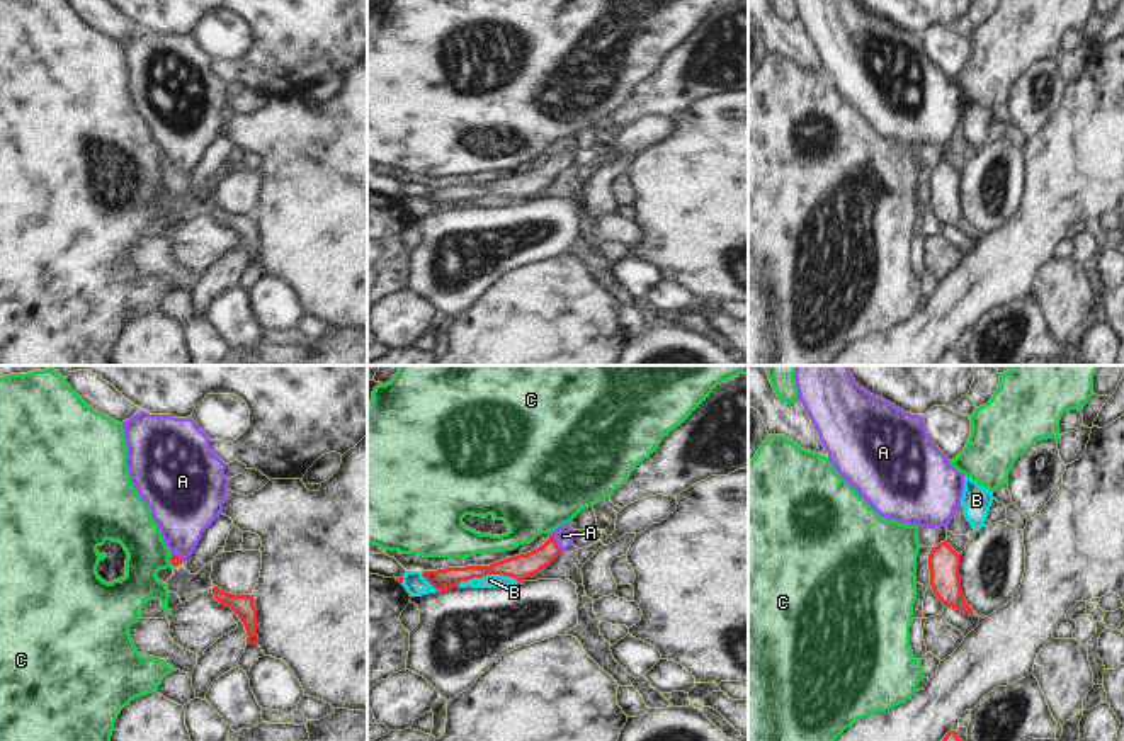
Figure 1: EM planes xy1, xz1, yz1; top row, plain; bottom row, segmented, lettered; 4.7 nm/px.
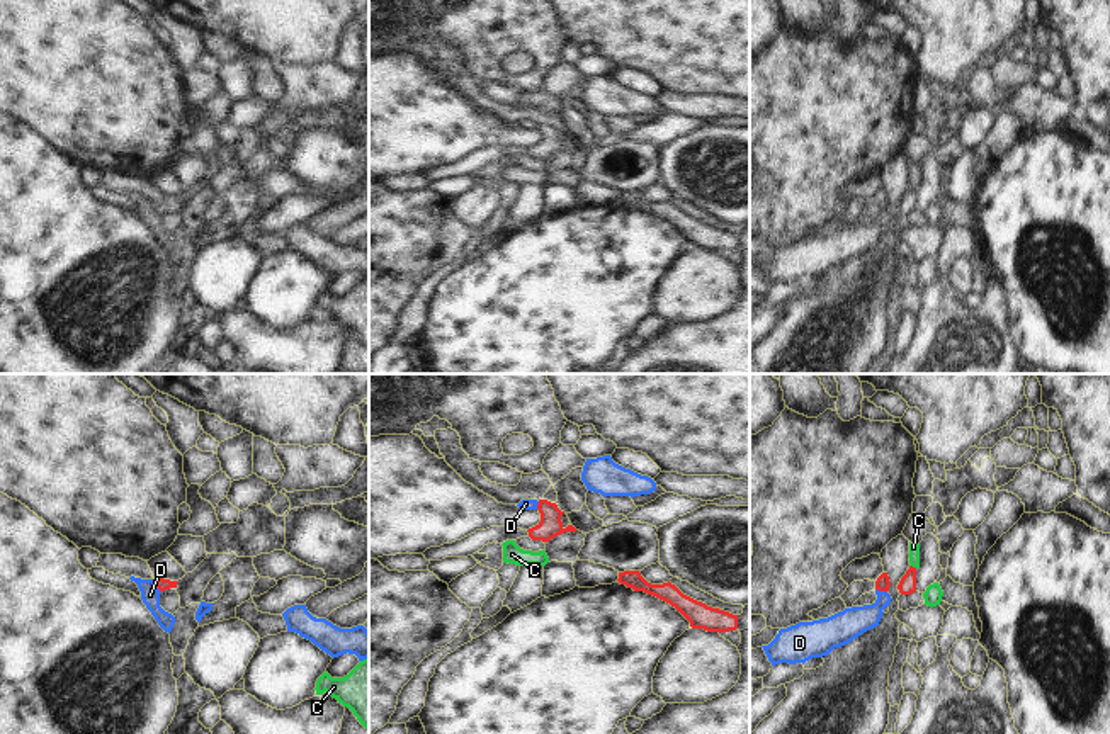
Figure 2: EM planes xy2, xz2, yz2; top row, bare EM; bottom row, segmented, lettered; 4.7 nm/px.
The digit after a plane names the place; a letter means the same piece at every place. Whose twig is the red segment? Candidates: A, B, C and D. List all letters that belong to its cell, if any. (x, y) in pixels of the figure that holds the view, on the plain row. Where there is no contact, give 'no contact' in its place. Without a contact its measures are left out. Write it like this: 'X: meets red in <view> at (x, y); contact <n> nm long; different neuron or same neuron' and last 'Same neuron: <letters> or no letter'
A: meets red in xz1 at (555, 162); contact 100 nm long; same neuron
B: meets red in xz1 at (487, 192); contact 300 nm long; different neuron
C: meets red in yz2 at (915, 187); contact 40 nm long; different neuron
D: meets red in yz2 at (881, 209); contact 60 nm long; different neuron
Same neuron: A

